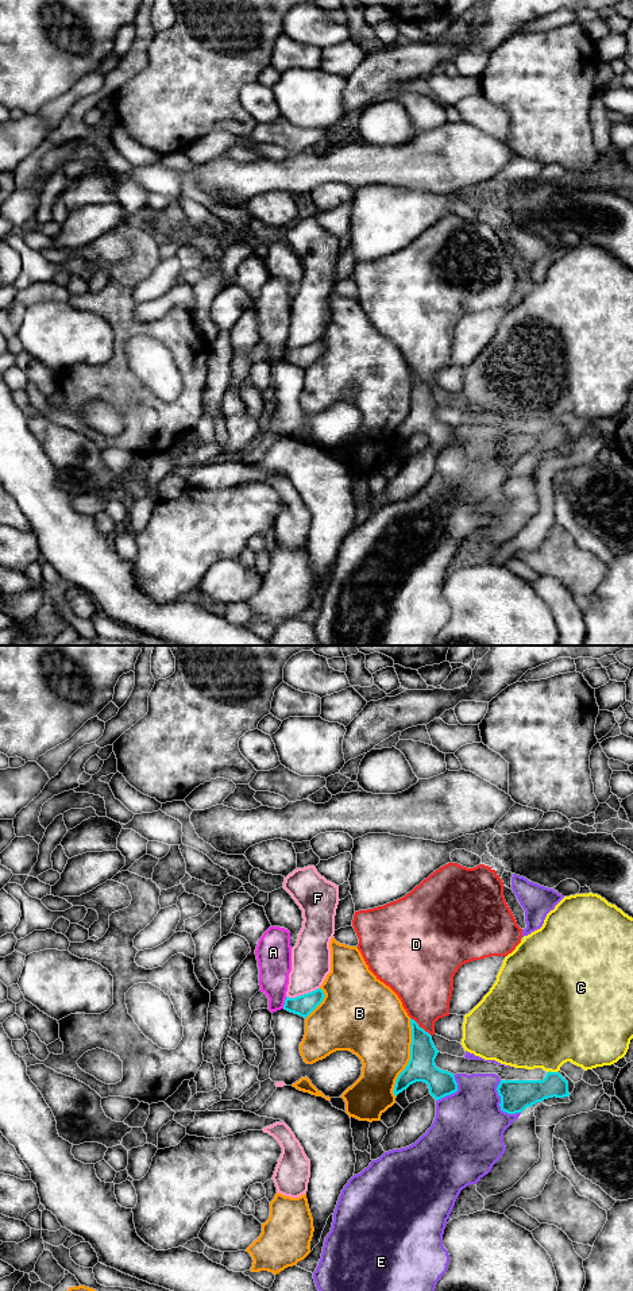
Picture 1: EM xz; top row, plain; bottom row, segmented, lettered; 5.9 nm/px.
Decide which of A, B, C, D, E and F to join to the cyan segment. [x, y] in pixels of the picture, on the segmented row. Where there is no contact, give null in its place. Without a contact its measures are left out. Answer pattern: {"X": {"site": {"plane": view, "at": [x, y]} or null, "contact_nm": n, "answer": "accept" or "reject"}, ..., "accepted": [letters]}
{"A": {"site": {"plane": "xz", "at": [285, 1002]}, "contact_nm": 80, "answer": "reject"}, "B": {"site": {"plane": "xz", "at": [410, 1058]}, "contact_nm": 480, "answer": "reject"}, "C": {"site": {"plane": "xz", "at": [549, 1071]}, "contact_nm": 60, "answer": "reject"}, "D": {"site": {"plane": "xz", "at": [421, 1028]}, "contact_nm": 170, "answer": "reject"}, "E": {"site": {"plane": "xz", "at": [500, 1105]}, "contact_nm": 240, "answer": "reject"}, "F": {"site": {"plane": "xz", "at": [304, 994]}, "contact_nm": 200, "answer": "reject"}, "accepted": []}

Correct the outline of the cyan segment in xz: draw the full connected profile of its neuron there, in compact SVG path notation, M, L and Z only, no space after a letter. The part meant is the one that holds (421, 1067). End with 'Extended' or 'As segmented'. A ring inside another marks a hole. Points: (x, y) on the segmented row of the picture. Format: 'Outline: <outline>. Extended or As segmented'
Outline: M410 1018L412 1044L410 1060L405 1070L398 1075L394 1086L394 1095L406 1090L416 1082L428 1084L429 1094L436 1099L441 1099L458 1091L458 1083L453 1074L436 1067L435 1059L439 1053L432 1036Z. As segmented

